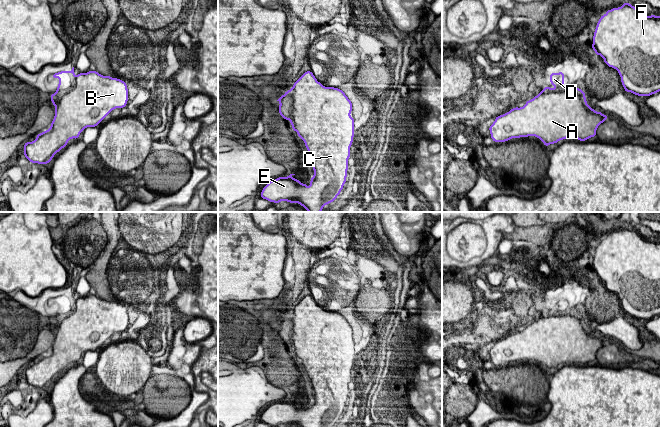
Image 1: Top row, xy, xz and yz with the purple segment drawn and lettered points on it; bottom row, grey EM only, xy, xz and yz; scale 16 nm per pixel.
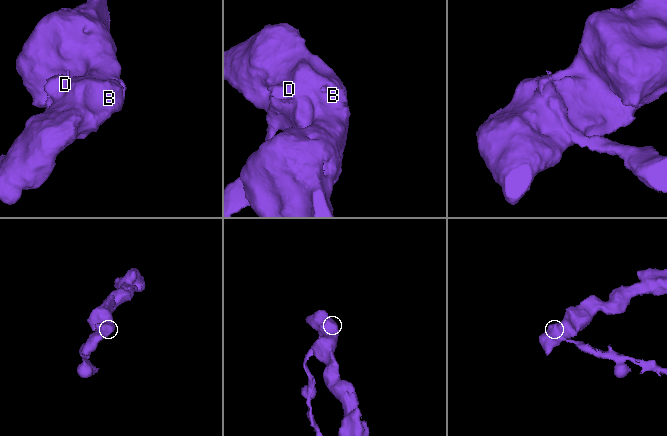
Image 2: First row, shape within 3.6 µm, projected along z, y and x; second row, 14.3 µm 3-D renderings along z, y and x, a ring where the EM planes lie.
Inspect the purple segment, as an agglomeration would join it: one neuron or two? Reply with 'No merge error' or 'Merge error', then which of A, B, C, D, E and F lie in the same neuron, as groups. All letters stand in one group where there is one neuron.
Merge error. Groups: A B C E F / D

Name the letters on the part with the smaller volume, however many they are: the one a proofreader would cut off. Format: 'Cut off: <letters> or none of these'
Cut off: D

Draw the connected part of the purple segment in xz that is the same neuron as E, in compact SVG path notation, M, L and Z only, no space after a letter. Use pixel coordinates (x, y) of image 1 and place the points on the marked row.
M311 71L305 72L294 83L294 86L289 92L293 97L293 107L289 120L293 130L298 133L298 136L304 141L308 149L313 162L314 175L310 179L309 189L307 188L307 184L303 184L299 179L296 180L291 177L295 174L290 174L287 177L279 177L264 186L260 197L274 203L279 203L280 201L298 203L309 212L321 212L326 204L336 200L336 197L340 194L346 182L350 147L354 137L354 118L350 116L352 103L342 90L323 86L317 81Z

